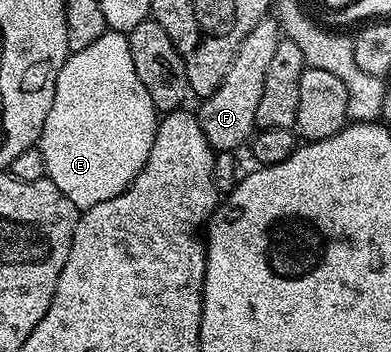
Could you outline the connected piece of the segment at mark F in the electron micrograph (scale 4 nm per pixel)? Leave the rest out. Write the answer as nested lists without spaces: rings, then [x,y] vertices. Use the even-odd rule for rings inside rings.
[[[261,19],[252,29],[252,33],[248,33],[248,37],[240,41],[240,49],[236,49],[236,57],[220,89],[201,100],[202,108],[197,108],[196,111],[198,123],[204,129],[204,137],[208,137],[215,152],[237,152],[238,146],[242,142],[245,144],[255,134],[256,105],[260,105],[260,97],[264,94],[264,77],[268,73],[268,64],[272,61],[272,56],[276,54],[279,38],[278,19]]]

